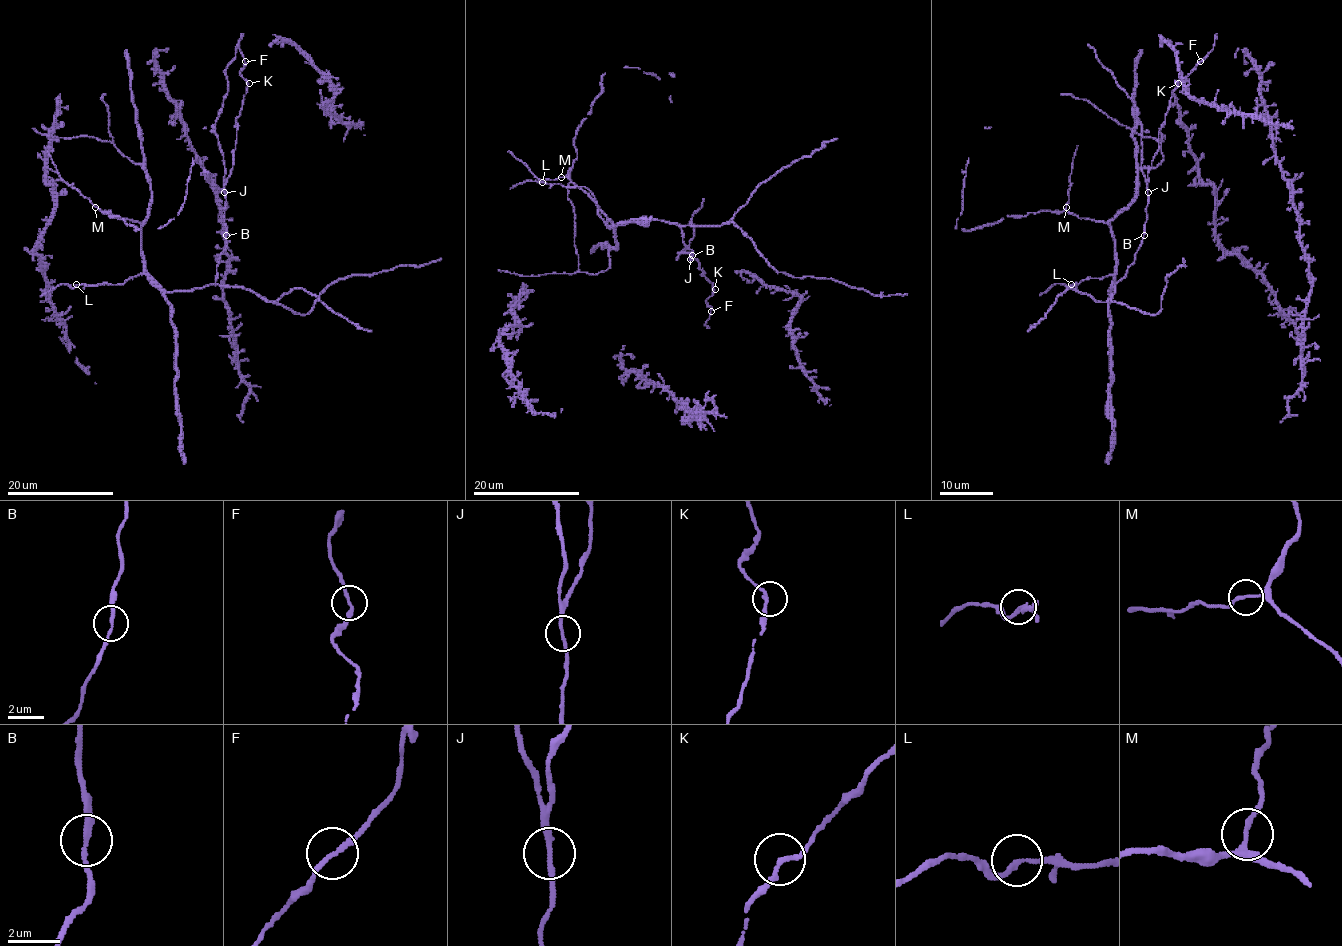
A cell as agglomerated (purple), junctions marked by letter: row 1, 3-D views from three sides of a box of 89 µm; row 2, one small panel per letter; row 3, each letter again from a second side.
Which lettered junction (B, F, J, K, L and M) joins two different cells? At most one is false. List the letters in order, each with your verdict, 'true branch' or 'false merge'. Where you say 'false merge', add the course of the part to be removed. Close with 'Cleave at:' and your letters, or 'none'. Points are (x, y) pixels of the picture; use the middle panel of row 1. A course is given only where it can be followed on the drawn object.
B: true branch
F: true branch
J: true branch
K: true branch
L: true branch
M: true branch
Cleave at: none

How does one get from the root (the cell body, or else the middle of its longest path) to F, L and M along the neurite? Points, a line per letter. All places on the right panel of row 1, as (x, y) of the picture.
F: (1144, 234), (1148, 170), (1158, 148), (1158, 131), (1165, 120), (1173, 89), (1200, 61)
L: (1144, 234), (1134, 262), (1109, 290), (1111, 291), (1115, 274), (1087, 278), (1071, 285)
M: (1144, 234), (1134, 262), (1110, 291), (1115, 273), (1111, 228), (1106, 223), (1070, 214), (1066, 207)

